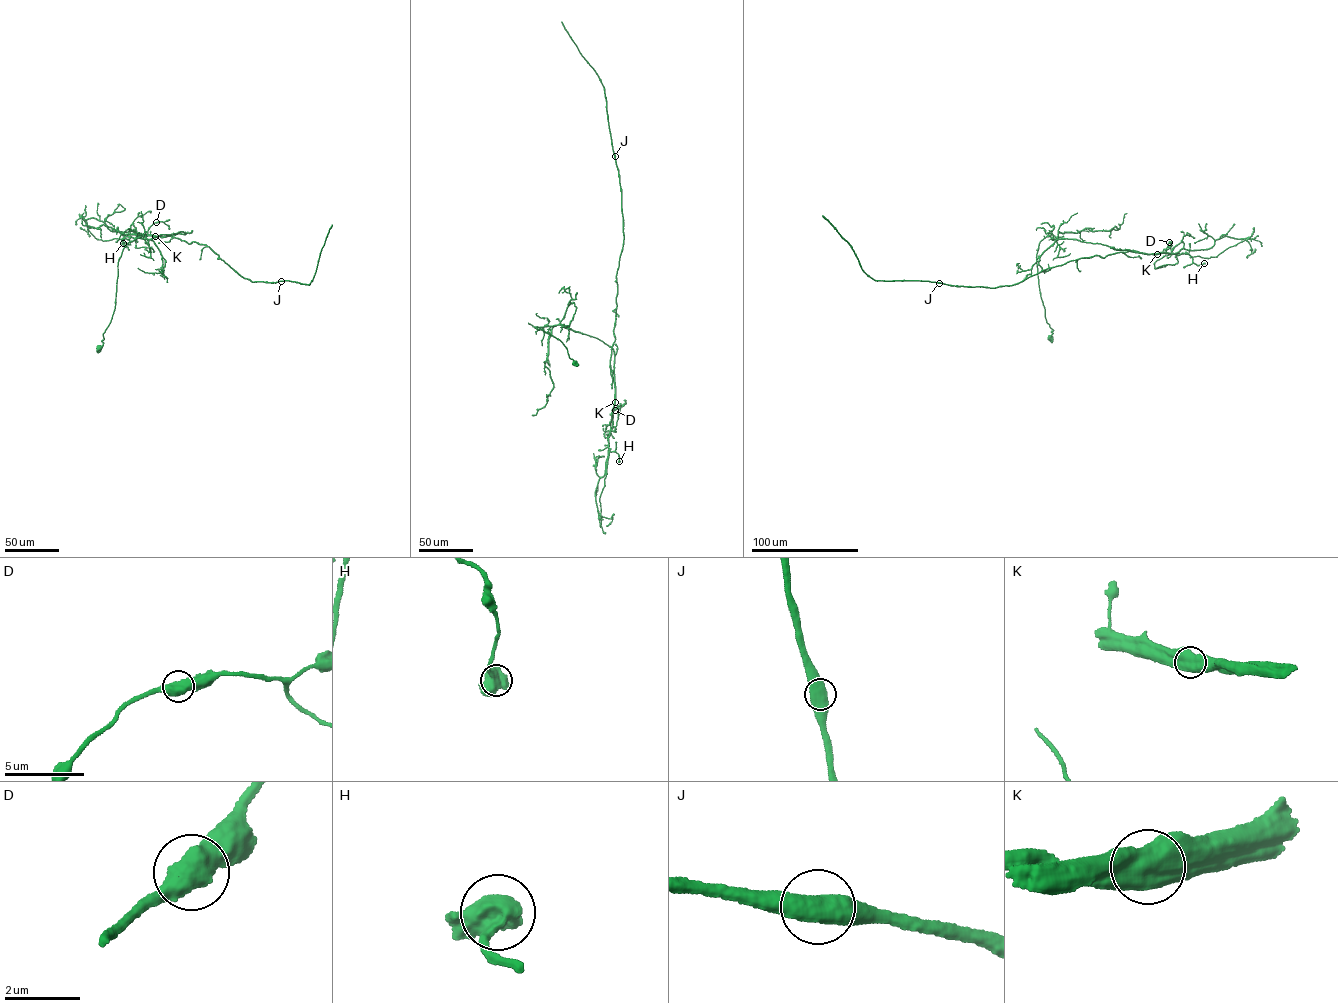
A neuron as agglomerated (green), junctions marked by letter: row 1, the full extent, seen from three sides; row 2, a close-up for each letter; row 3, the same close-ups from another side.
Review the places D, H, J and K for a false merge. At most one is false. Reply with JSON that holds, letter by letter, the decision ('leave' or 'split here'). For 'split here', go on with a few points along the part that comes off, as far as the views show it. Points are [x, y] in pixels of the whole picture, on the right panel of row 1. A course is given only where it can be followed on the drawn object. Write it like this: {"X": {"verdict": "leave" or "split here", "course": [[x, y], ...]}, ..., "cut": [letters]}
{"D": {"verdict": "leave"}, "H": {"verdict": "leave"}, "J": {"verdict": "leave"}, "K": {"verdict": "split here", "course": [[1157, 254], [1132, 250], [1080, 258], [1015, 284], [992, 288], [877, 281], [862, 270], [852, 246], [822, 215]]}, "cut": ["K"]}

